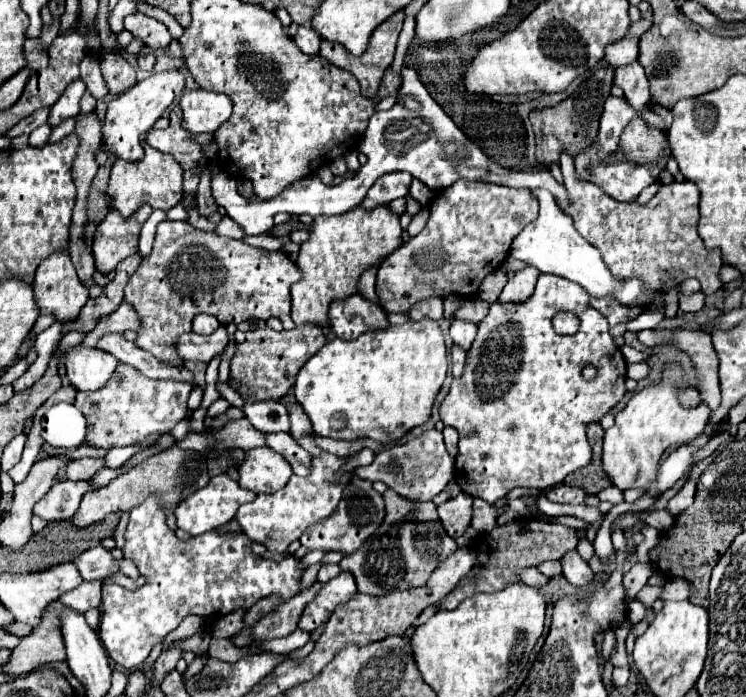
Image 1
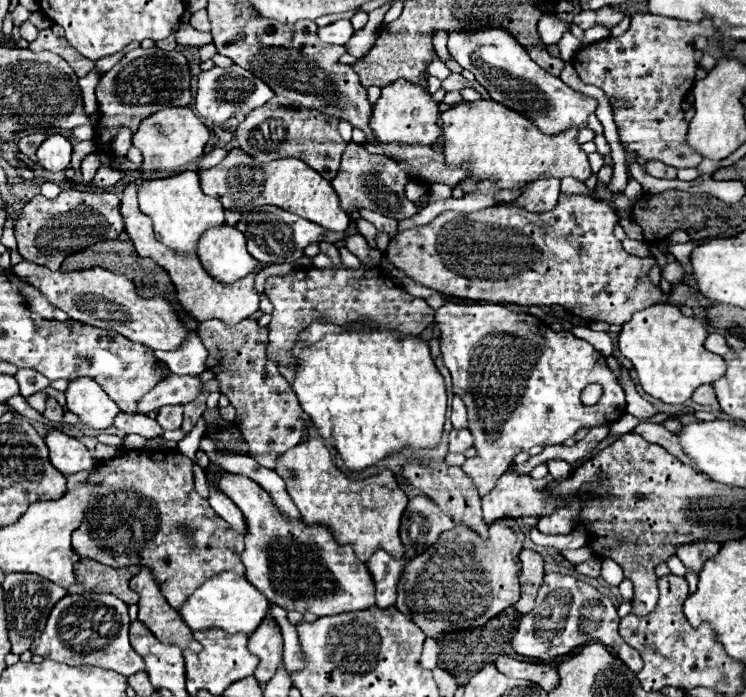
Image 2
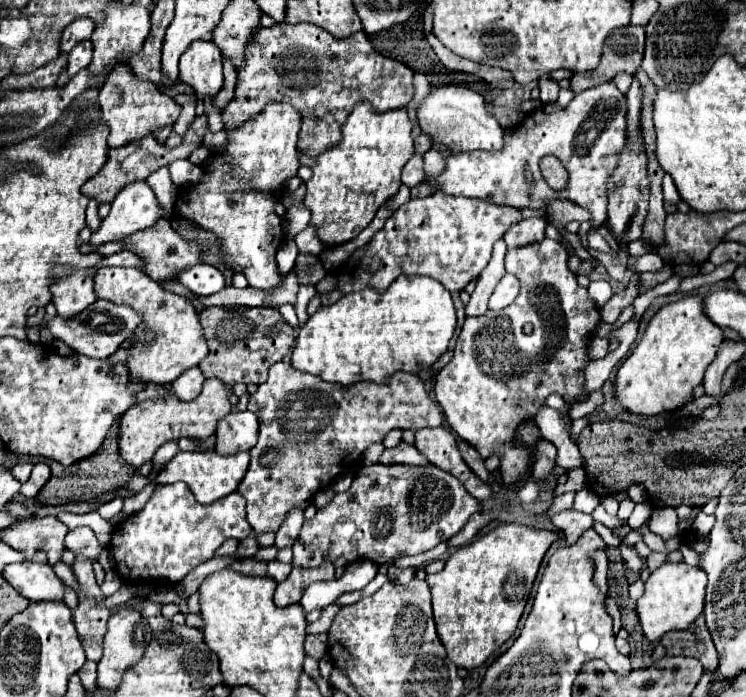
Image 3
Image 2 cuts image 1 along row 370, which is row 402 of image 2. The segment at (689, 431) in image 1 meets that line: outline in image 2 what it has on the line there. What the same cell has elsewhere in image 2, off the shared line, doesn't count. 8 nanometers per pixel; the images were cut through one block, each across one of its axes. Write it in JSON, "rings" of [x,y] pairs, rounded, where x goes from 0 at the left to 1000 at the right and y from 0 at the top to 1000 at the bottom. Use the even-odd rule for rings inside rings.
{"rings":[[[879,436],[853,448],[845,462],[834,465],[828,502],[847,519],[866,565],[890,580],[917,580],[936,554],[954,551],[973,534],[971,516],[944,499],[946,482],[944,459],[920,456],[901,436]]]}

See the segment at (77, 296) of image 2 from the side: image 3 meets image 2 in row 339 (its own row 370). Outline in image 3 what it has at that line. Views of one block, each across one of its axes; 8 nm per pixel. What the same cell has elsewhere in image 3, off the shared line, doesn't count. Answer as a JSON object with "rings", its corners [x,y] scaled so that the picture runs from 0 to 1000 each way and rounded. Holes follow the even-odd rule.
{"rings":[[[134,382],[126,396],[126,419],[131,428],[139,428],[150,436],[174,439],[190,453],[190,465],[174,485],[174,508],[166,519],[177,545],[220,554],[233,548],[247,531],[265,525],[279,511],[279,496],[260,436],[249,425],[223,419],[190,387]]]}

